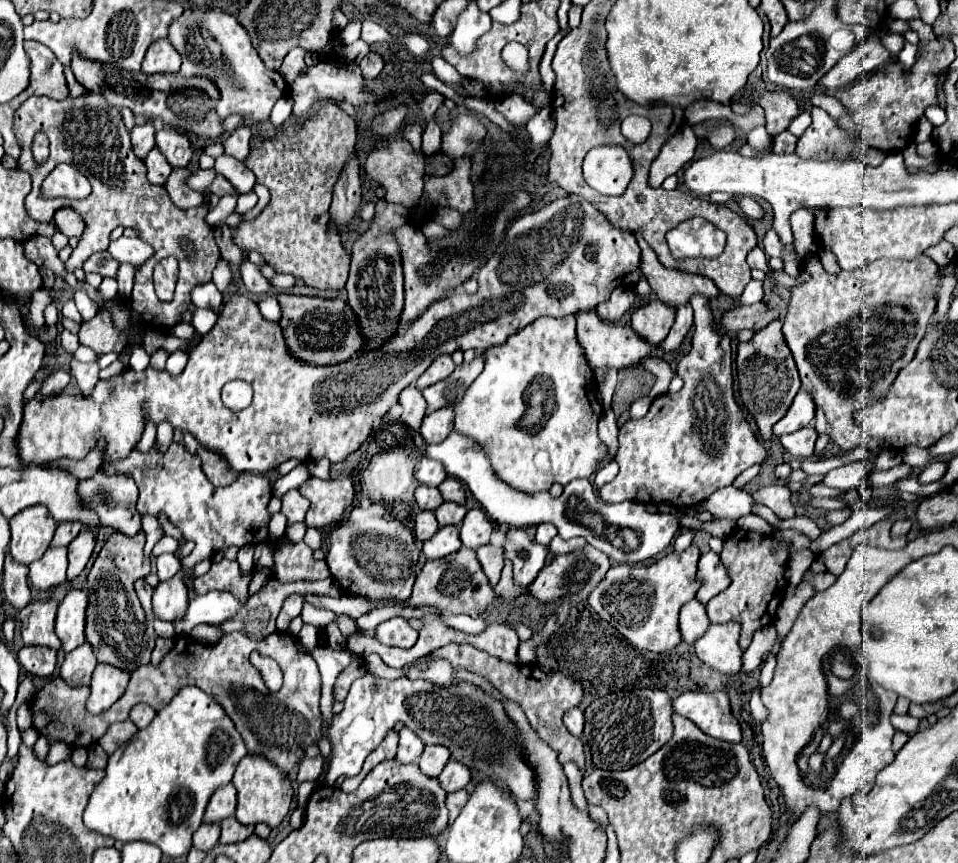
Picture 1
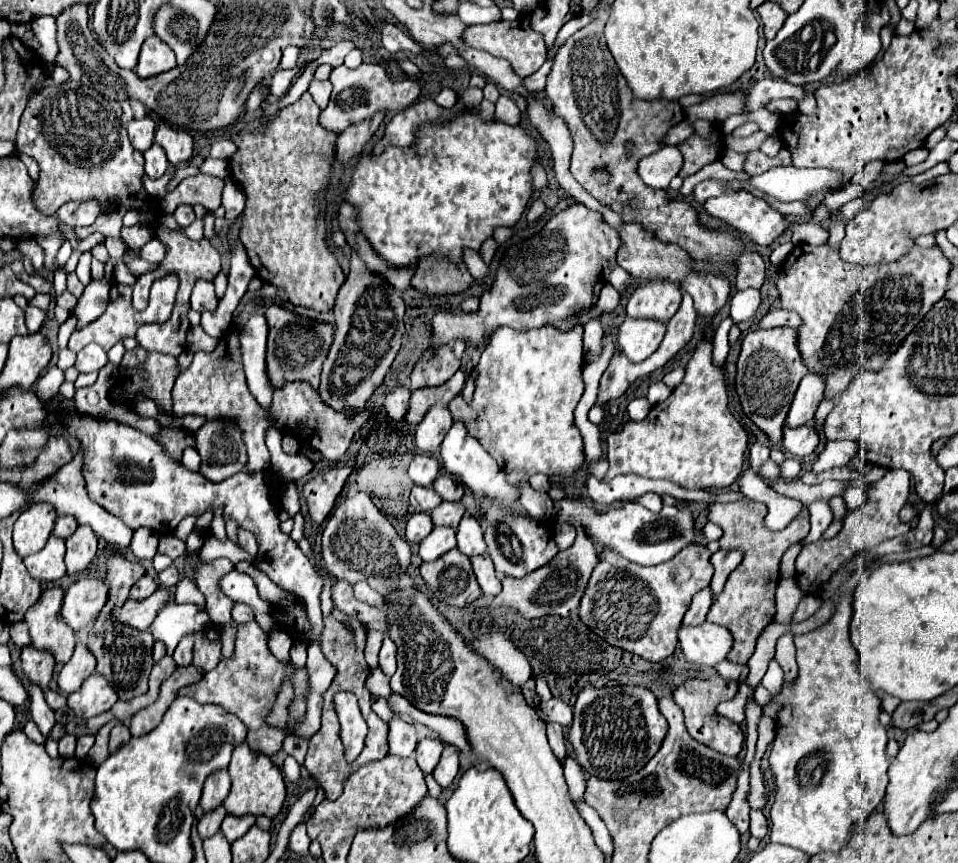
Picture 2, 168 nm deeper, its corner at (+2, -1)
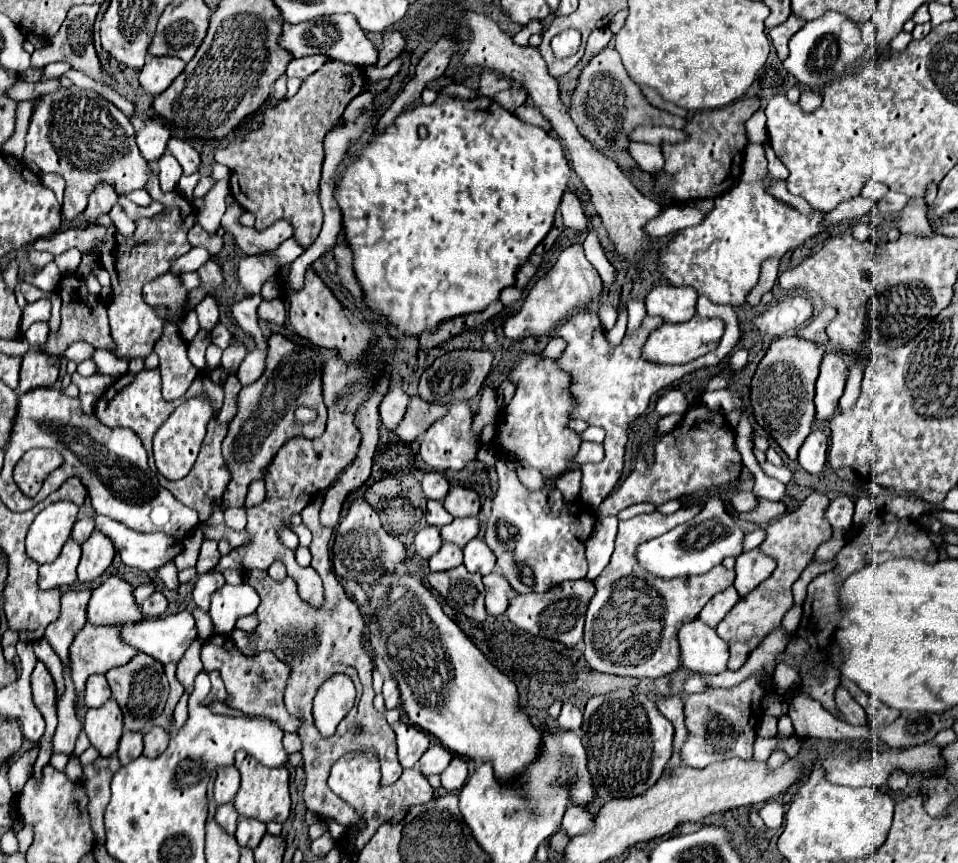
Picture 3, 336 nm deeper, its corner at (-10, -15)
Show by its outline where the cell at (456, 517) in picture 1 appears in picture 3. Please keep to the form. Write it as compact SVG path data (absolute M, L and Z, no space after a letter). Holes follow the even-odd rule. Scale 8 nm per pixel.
M455 518L451 524L441 528L443 542L451 542L459 548L463 548L477 534L479 534L479 520L477 518Z

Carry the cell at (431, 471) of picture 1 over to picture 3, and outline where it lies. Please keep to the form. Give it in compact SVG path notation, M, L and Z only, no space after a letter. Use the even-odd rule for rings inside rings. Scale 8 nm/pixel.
M425 472L421 478L421 486L429 500L443 500L449 492L449 482L441 472Z

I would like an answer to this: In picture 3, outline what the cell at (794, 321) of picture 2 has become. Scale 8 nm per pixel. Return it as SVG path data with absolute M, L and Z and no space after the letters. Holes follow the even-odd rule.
M825 308L825 310L823 310L819 316L815 316L805 328L801 328L797 336L799 336L799 338L805 338L805 340L811 340L811 342L817 342L817 344L821 344L821 346L825 346L827 340L829 340L825 328L827 328L827 324L829 324L835 316L837 316L837 310L835 310L835 308Z

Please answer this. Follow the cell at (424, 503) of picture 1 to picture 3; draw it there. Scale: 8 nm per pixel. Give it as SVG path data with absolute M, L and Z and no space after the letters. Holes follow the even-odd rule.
M435 500L427 502L427 524L441 528L451 522L453 522L453 516L443 508L441 502L435 502Z

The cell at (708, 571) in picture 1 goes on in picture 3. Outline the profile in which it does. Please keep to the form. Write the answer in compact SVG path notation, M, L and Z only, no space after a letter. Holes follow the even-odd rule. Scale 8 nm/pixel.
M753 548L753 550L737 556L735 588L737 588L739 596L745 596L753 588L757 588L767 576L771 576L775 566L777 566L775 560L767 554L763 554L759 548Z

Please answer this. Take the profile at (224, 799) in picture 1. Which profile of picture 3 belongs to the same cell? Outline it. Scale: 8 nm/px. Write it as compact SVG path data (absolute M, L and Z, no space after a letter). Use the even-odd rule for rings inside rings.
M235 766L219 768L215 784L213 784L213 798L215 798L217 806L233 802L237 790L239 790L239 772L237 772L237 768Z

